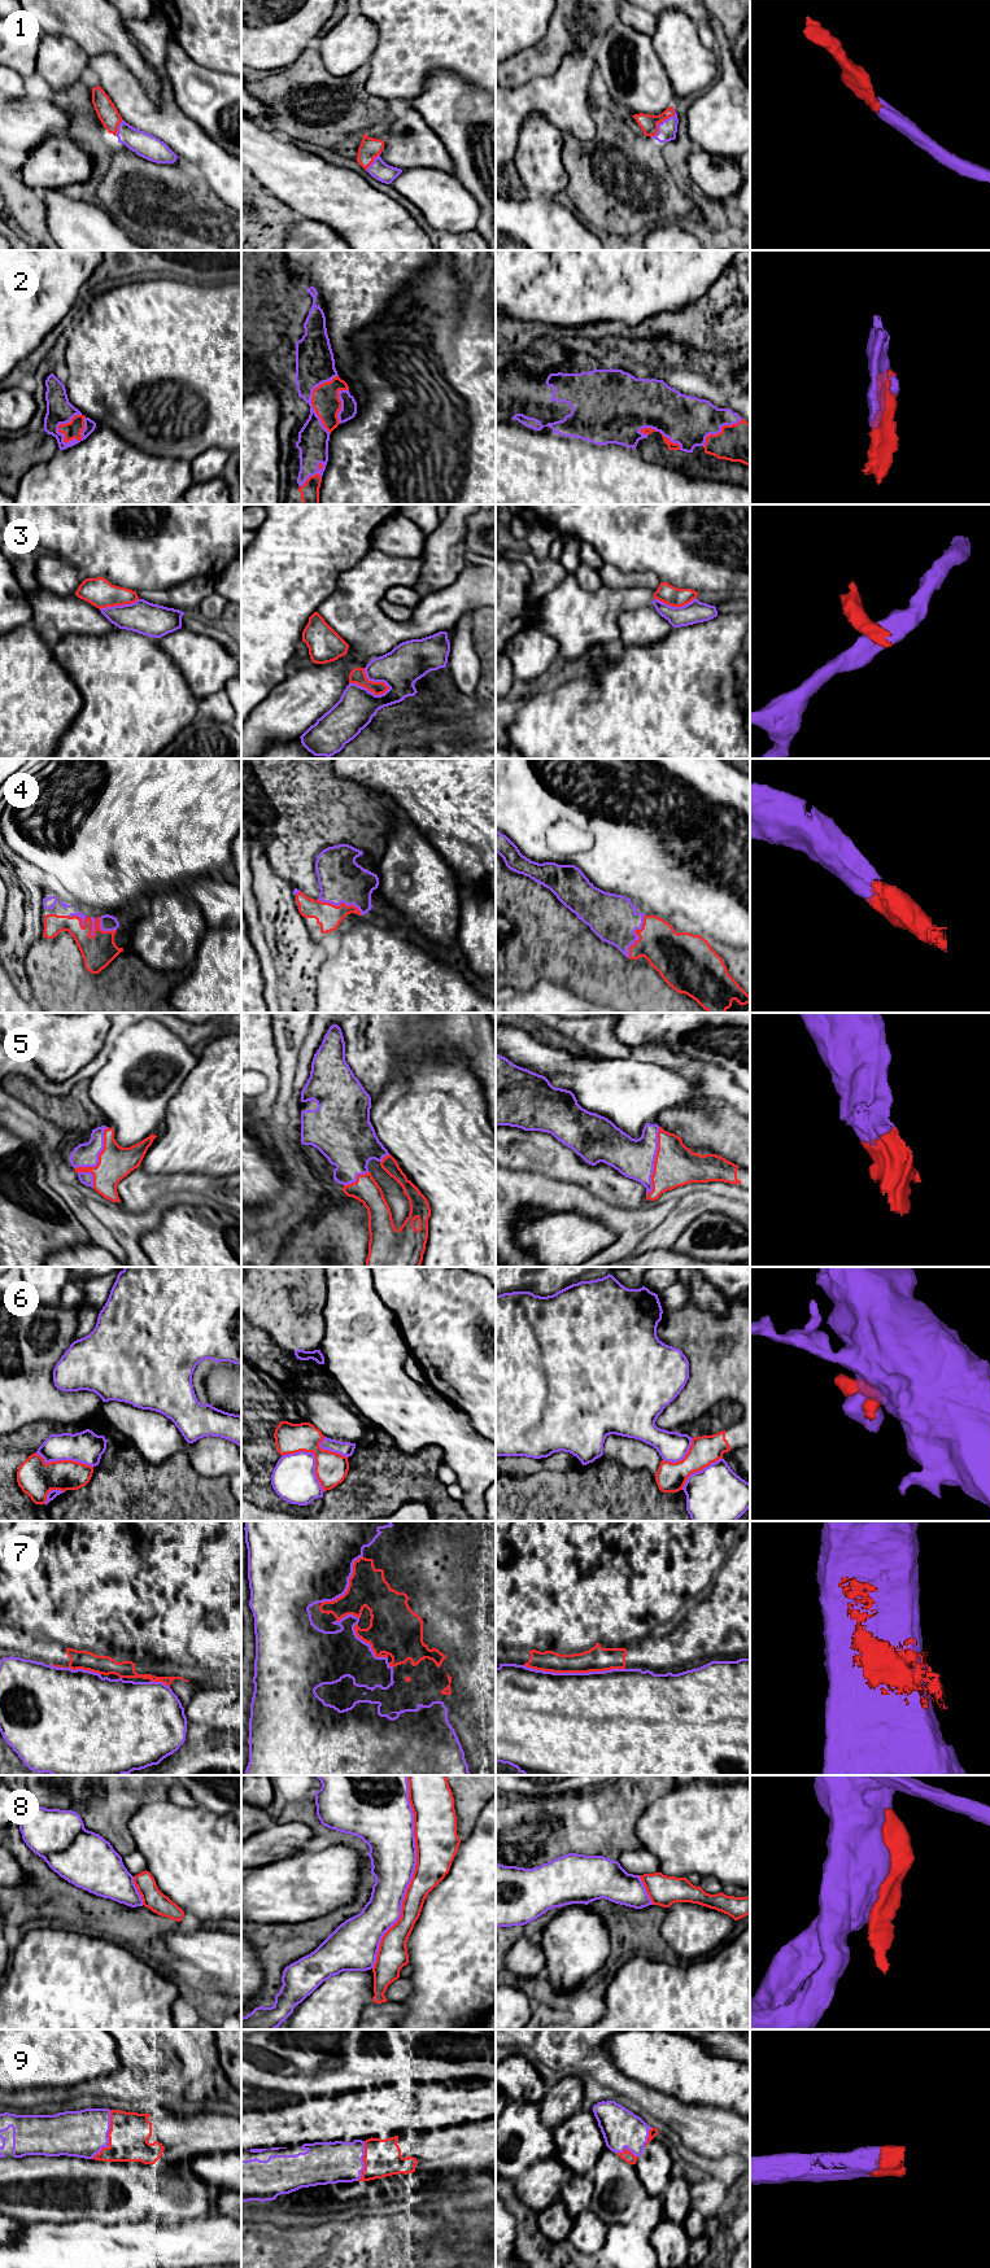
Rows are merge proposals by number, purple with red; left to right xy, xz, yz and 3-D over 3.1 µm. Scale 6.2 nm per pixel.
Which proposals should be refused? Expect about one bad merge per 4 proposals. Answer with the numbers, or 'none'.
3, 6

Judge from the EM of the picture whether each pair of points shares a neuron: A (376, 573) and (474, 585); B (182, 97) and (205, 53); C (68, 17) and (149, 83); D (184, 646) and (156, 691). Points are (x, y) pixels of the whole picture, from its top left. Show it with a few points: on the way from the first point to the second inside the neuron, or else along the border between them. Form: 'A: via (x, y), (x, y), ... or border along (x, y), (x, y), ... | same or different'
A: via (374, 608), (389, 628), (417, 628), (439, 611) | same
B: border along (178, 42), (184, 52), (200, 65), (227, 74) | different
C: via (90, 20), (134, 61) | same
D: border along (157, 641), (190, 689) | different

